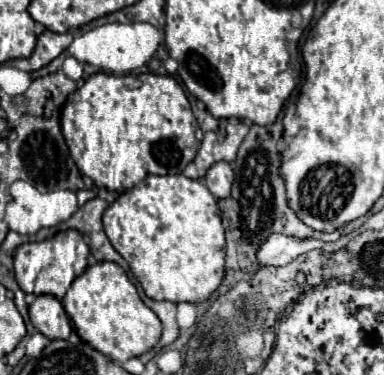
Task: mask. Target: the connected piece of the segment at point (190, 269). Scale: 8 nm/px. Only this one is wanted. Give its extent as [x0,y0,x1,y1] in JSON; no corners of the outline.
[104,175,224,303]

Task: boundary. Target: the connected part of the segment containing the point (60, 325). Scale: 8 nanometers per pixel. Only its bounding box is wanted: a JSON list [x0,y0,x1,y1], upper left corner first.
[28,295,72,341]

